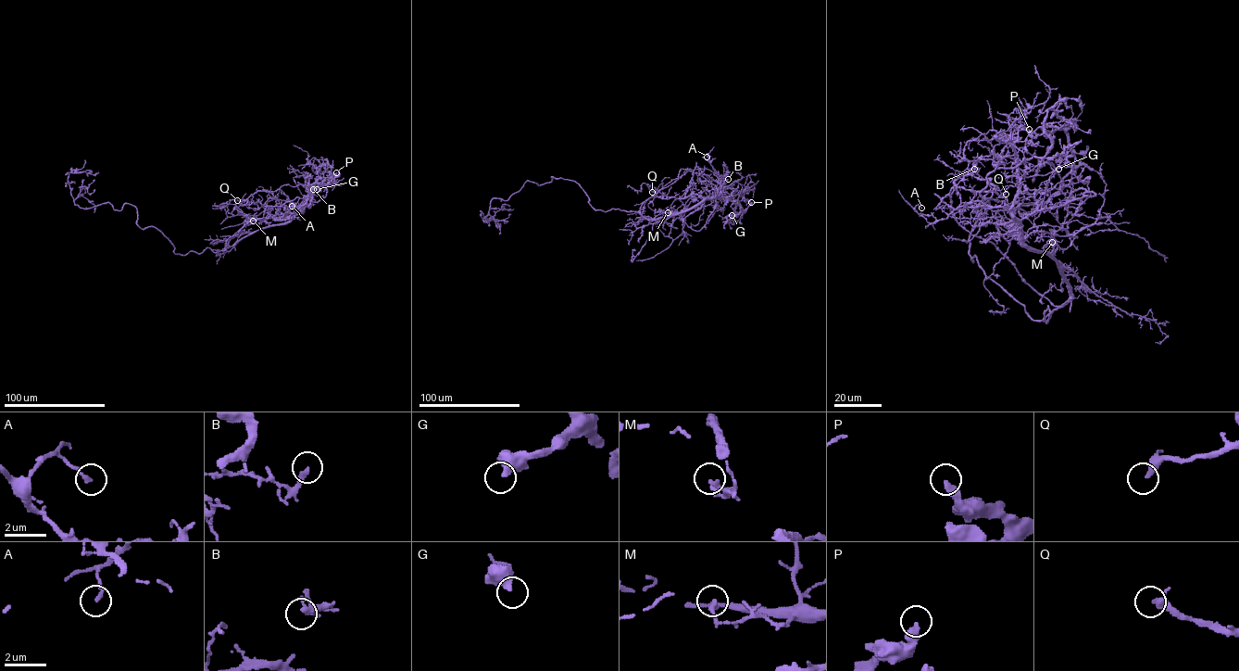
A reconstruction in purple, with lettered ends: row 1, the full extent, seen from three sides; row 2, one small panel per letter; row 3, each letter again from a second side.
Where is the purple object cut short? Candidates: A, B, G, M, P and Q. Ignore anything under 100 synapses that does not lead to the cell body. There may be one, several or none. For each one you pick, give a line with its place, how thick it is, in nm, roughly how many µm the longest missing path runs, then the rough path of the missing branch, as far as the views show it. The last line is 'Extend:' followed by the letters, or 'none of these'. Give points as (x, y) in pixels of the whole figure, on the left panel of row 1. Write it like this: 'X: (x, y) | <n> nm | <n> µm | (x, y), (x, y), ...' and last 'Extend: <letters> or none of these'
Extend: none of these

